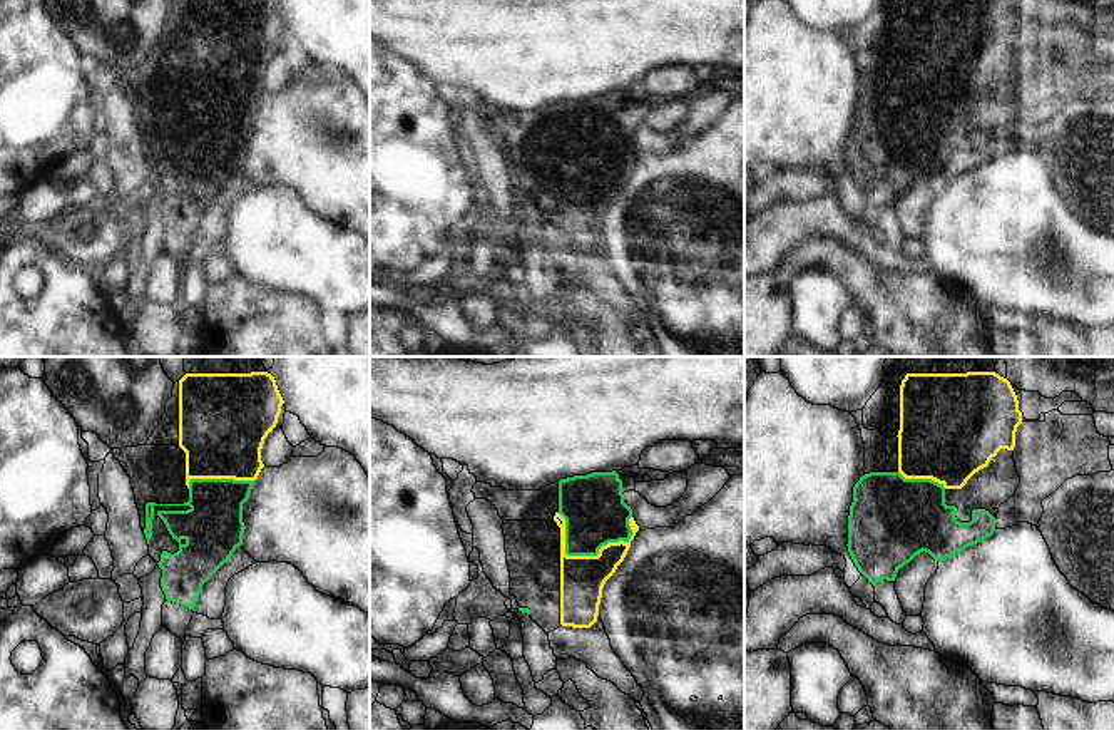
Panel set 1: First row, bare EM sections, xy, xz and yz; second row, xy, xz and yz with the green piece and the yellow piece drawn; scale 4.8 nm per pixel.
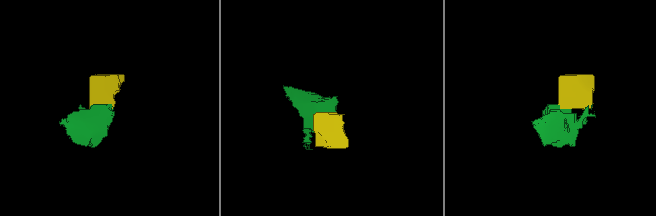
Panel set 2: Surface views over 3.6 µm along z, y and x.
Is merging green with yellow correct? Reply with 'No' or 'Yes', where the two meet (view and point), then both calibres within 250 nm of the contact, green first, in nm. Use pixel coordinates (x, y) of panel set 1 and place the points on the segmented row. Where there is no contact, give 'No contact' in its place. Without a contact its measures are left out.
No. Touches green at xz (581, 555). Thickness 300 nm (green) against 220 nm.

